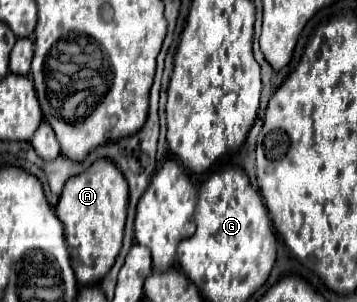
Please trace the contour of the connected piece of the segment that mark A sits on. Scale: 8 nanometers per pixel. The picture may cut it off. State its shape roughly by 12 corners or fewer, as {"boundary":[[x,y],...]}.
{"boundary":[[97,159],[55,211],[81,285],[99,283],[123,241],[127,181]]}

